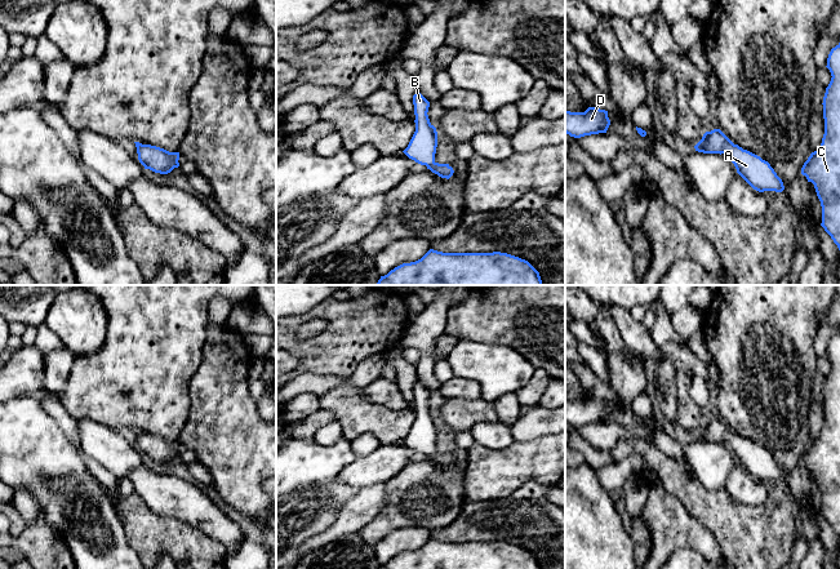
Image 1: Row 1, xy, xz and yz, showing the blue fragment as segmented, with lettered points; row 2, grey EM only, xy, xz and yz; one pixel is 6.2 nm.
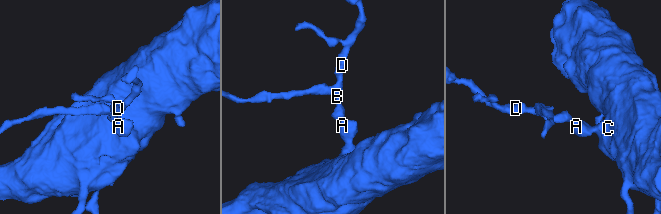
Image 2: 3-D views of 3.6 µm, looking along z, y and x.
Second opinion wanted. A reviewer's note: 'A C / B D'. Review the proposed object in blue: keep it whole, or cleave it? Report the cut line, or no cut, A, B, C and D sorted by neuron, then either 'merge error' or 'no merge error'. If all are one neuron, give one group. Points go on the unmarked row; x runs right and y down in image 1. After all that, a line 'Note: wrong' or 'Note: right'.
no cut | A B C D | no merge error
Note: wrong

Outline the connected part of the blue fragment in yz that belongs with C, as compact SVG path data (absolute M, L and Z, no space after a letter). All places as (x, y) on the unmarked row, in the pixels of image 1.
M840 332L831 338L826 356L832 366L822 392L825 423L801 463L814 474L822 495L821 515L840 539Z

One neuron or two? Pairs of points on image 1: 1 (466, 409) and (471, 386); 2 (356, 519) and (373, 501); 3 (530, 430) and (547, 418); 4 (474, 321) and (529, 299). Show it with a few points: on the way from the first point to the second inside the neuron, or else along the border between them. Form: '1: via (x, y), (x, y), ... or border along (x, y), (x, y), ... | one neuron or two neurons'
1: border along (447, 398), (480, 399) | two neurons
2: via (359, 515), (369, 505) | one neuron
3: via (534, 426), (538, 422), (543, 422) | one neuron
4: via (488, 315), (494, 312), (507, 299), (515, 299) | one neuron

